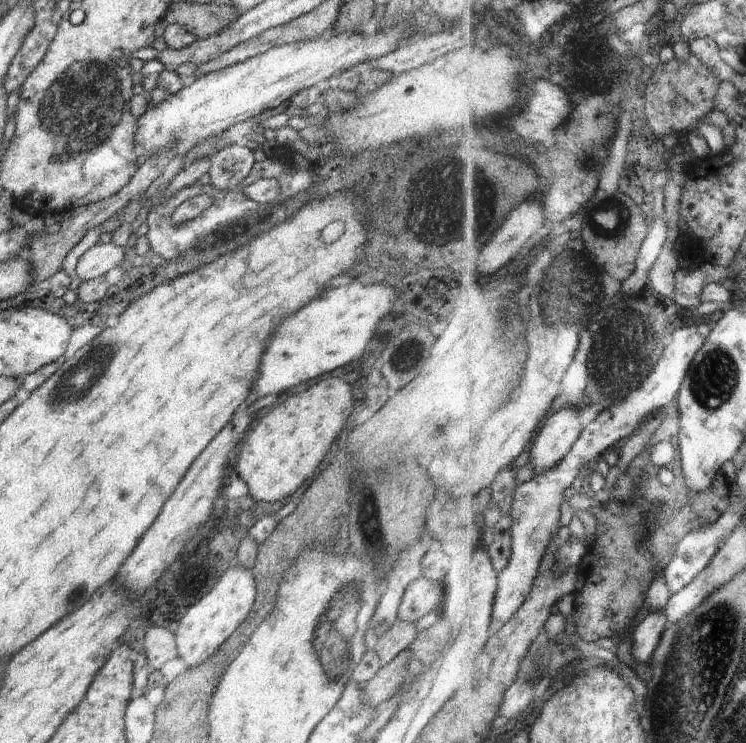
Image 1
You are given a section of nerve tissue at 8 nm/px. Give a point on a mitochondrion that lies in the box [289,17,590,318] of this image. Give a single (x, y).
(450, 204)

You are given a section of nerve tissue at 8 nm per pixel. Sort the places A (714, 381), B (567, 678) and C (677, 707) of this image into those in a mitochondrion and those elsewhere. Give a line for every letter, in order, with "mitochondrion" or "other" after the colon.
A: mitochondrion
B: other
C: mitochondrion

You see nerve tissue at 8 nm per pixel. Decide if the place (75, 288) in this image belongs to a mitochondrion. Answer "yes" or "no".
no

